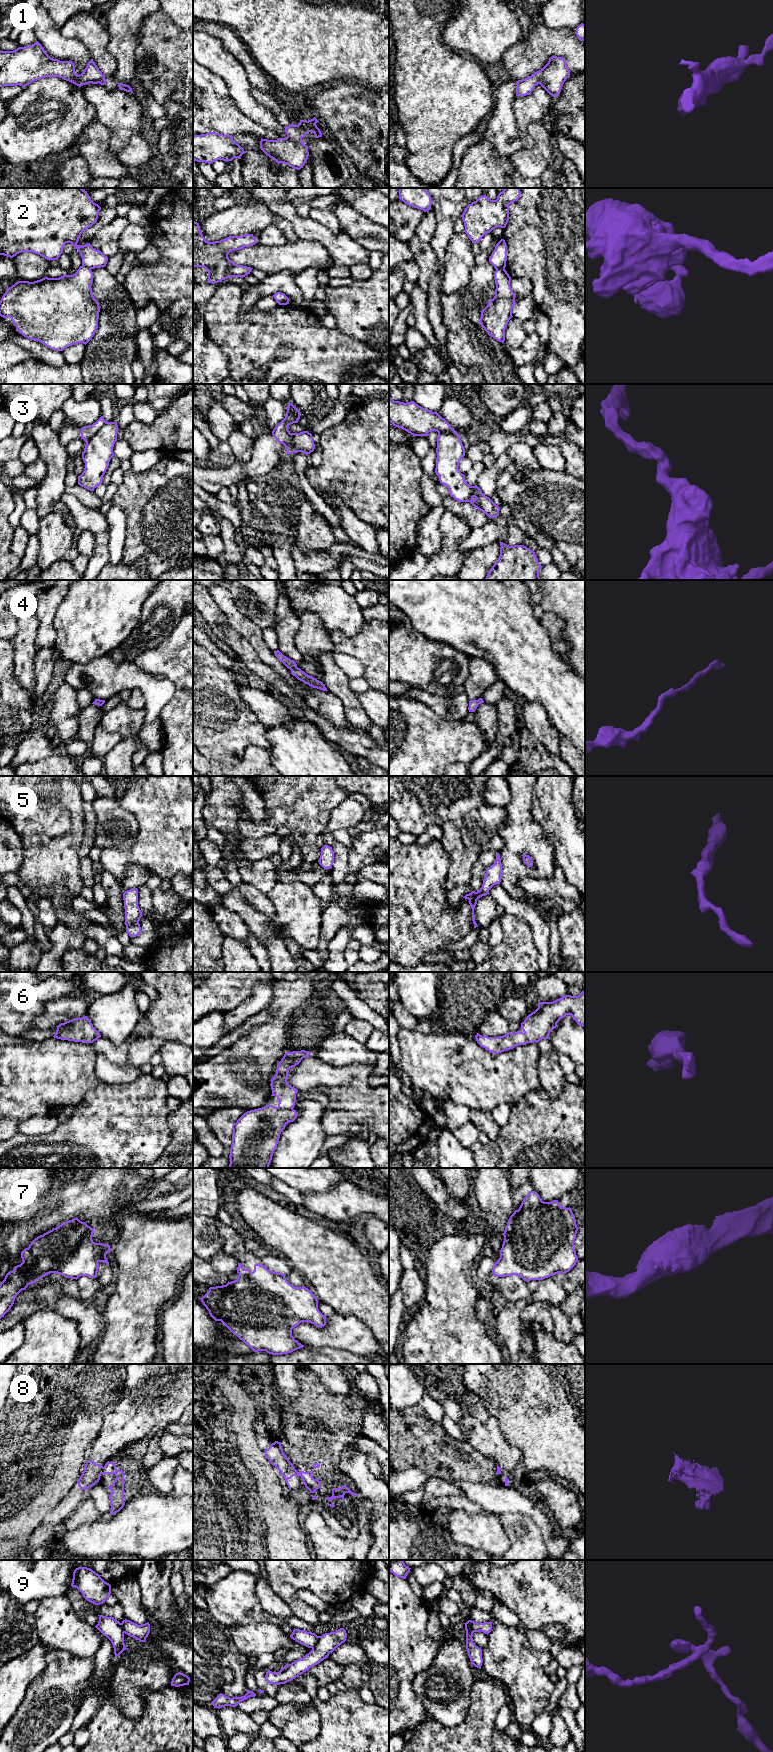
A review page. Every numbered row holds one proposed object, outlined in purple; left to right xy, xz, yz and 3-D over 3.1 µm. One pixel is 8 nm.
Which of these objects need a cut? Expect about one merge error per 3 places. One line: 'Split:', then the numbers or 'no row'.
Split: 2, 3, 8, 9

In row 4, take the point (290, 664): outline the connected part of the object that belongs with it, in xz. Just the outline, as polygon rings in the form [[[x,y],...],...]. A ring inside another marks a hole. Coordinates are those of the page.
[[[279,650],[274,651],[274,654],[280,662],[282,662],[288,669],[291,670],[291,674],[295,676],[298,680],[304,682],[305,684],[308,684],[313,688],[328,691],[323,682],[306,674],[304,671],[297,667],[296,662],[284,656]]]

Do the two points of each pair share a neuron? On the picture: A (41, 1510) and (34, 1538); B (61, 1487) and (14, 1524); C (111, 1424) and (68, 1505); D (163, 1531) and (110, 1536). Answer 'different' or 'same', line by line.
A: different
B: same
C: same
D: same

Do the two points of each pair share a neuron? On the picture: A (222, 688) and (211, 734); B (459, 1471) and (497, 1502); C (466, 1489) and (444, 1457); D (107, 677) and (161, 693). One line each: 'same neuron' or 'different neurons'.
A: same neuron
B: different neurons
C: different neurons
D: same neuron

